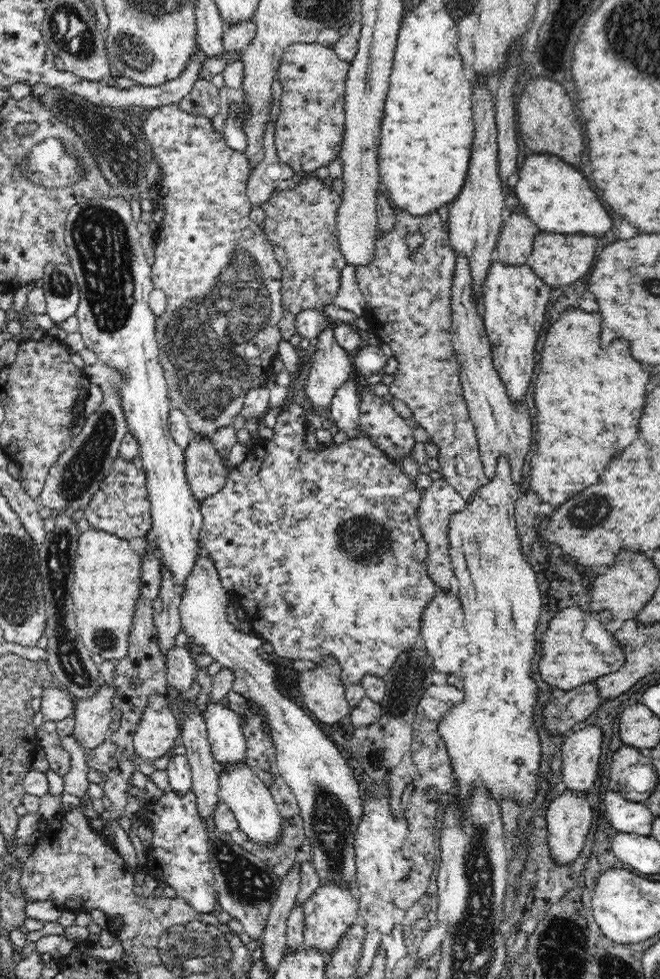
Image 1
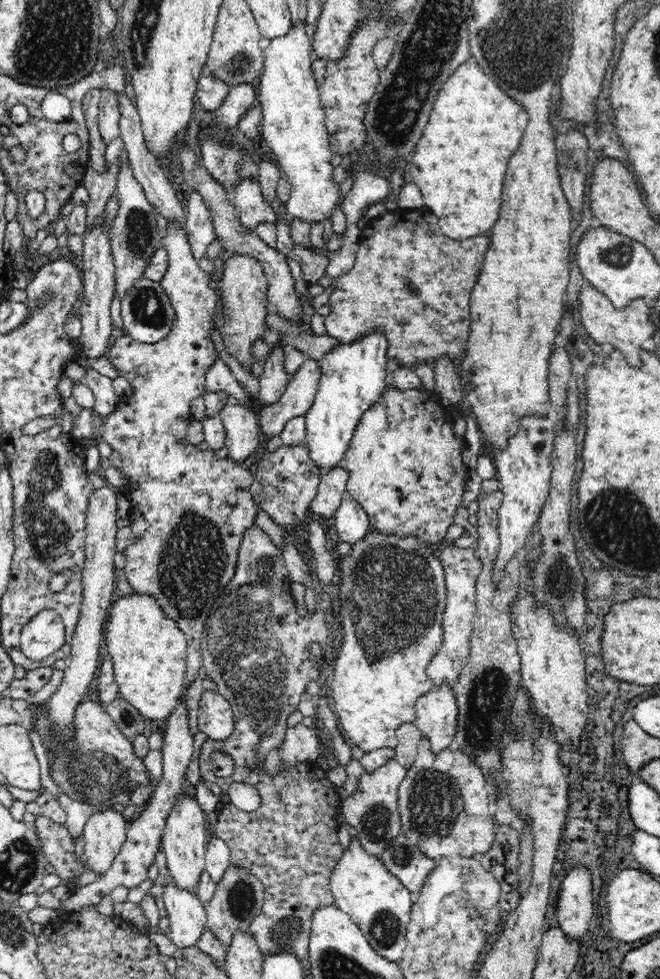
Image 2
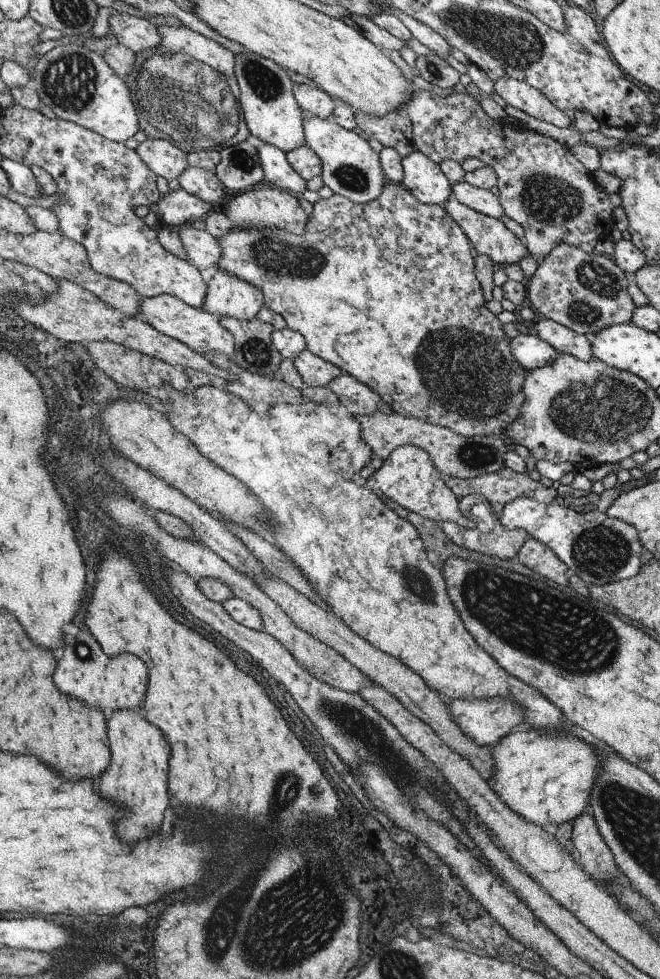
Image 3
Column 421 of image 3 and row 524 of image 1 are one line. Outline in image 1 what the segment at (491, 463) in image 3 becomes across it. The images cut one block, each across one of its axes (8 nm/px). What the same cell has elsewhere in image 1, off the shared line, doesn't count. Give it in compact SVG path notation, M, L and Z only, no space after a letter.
M444 478L432 480L430 487L422 490L421 494L421 501L419 502L417 510L417 519L423 537L429 546L429 553L426 560L428 575L436 583L438 589L449 591L450 578L455 575L451 558L449 557L450 543L448 527L450 515L461 511L467 505L467 502Z

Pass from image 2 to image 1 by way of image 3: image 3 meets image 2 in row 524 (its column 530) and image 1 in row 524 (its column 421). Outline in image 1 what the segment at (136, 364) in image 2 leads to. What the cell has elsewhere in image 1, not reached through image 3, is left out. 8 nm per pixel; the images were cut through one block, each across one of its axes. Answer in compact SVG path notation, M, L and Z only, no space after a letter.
M139 454L132 460L124 460L118 456L112 464L110 474L104 478L101 488L85 509L85 518L92 528L115 534L126 540L136 536L146 538L151 533L151 509L152 505L146 491L145 472Z

